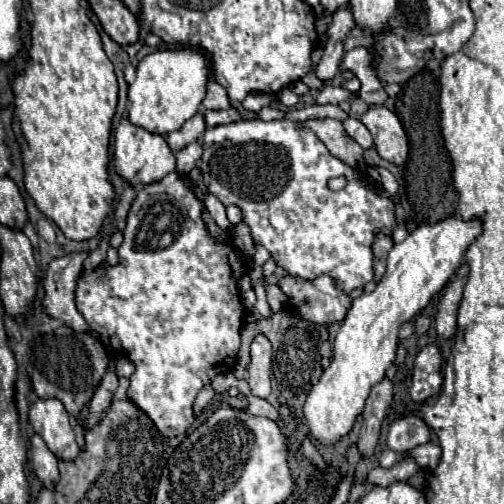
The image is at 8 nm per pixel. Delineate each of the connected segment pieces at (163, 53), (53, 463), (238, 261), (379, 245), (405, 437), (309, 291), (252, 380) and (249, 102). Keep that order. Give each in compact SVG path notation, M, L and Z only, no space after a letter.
M161 49L137 65L137 79L129 85L129 111L127 117L133 125L153 131L155 135L167 135L177 131L187 119L191 119L205 97L205 83L209 75L207 57L195 49Z
M39 435L31 437L31 465L35 475L39 477L39 481L47 487L53 489L59 477L59 469L57 469L57 457L47 449L45 441Z
M169 173L153 185L145 185L137 191L129 209L127 227L123 229L125 239L119 245L119 263L83 271L75 289L75 305L87 319L91 331L99 335L107 355L123 355L135 365L127 399L153 419L153 425L163 437L183 435L195 419L191 409L195 395L219 373L233 371L241 345L241 327L245 323L245 307L241 307L237 287L241 271L247 273L245 259L231 241L211 237L203 209L203 203L185 187L179 173Z
M377 233L375 235L375 241L373 241L373 269L375 269L375 281L379 281L385 273L385 259L393 247L393 239L391 235L385 235L385 233Z
M405 415L397 421L391 423L391 429L389 429L389 437L387 437L387 445L397 451L397 453L403 453L403 451L411 451L415 449L417 445L423 445L431 439L431 431L429 427L415 415Z
M285 275L277 281L279 289L287 295L287 311L293 311L295 315L301 315L301 319L317 325L331 327L335 323L341 323L345 319L345 311L351 307L351 297L337 287L337 281L329 275L319 275L317 279L301 279L293 275Z
M257 335L251 343L251 361L247 365L247 383L255 397L267 399L271 395L271 343L267 337Z
M249 93L249 95L243 99L241 105L243 105L247 111L259 111L261 107L267 105L267 95L263 95L263 93Z

